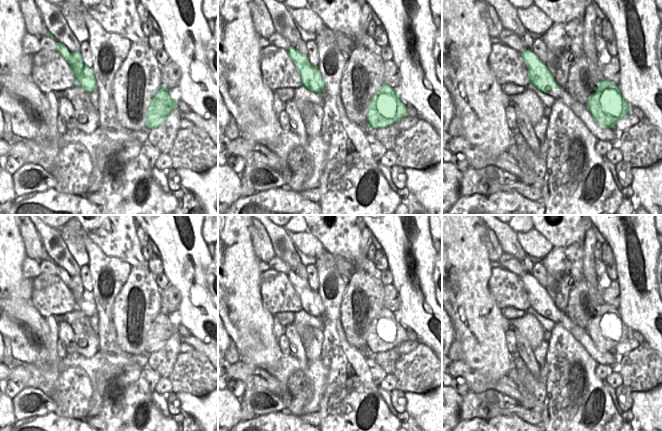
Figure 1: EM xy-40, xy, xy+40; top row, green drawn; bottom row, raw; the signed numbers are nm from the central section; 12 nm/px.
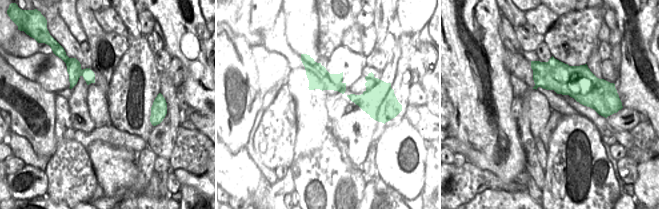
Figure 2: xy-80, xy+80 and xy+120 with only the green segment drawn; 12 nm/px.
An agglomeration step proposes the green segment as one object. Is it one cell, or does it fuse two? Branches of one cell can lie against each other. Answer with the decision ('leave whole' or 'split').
split

